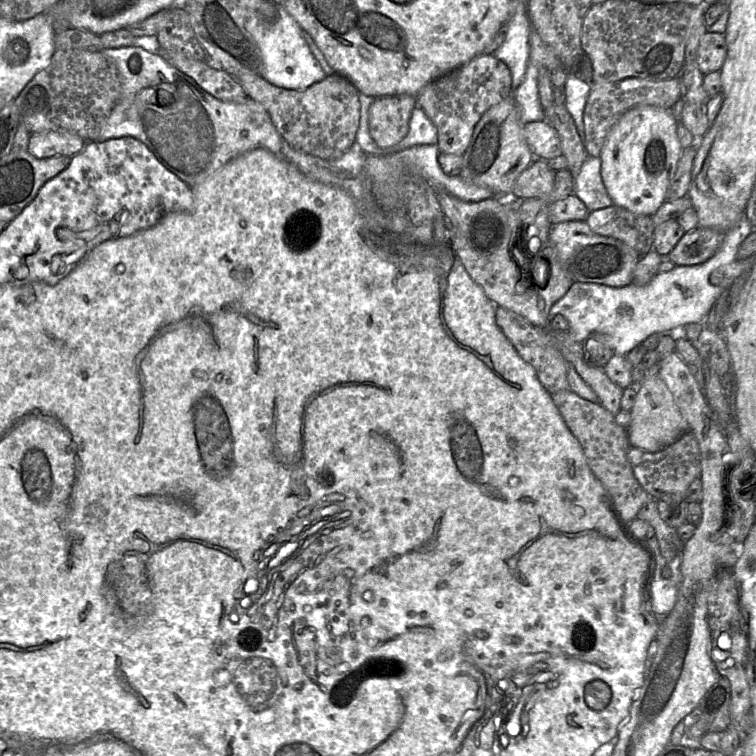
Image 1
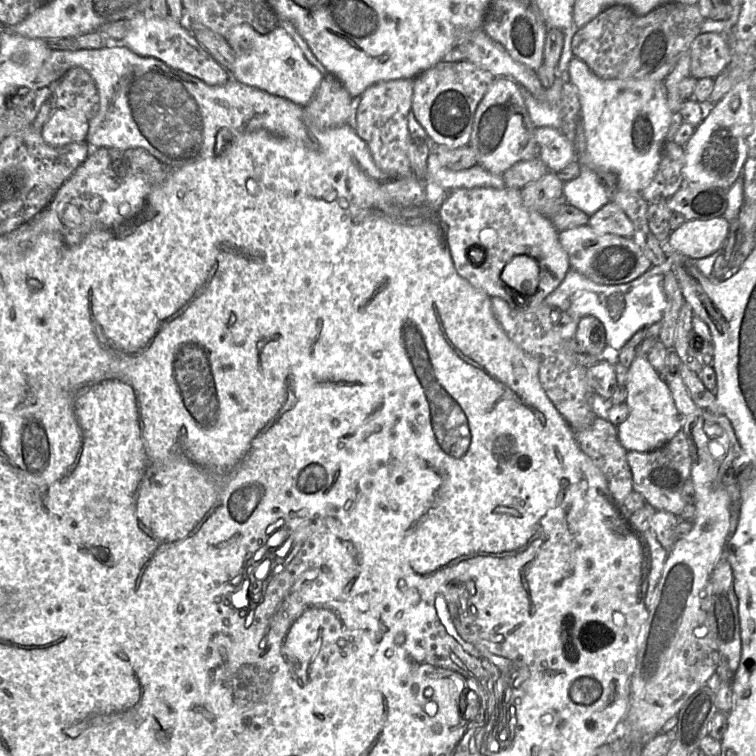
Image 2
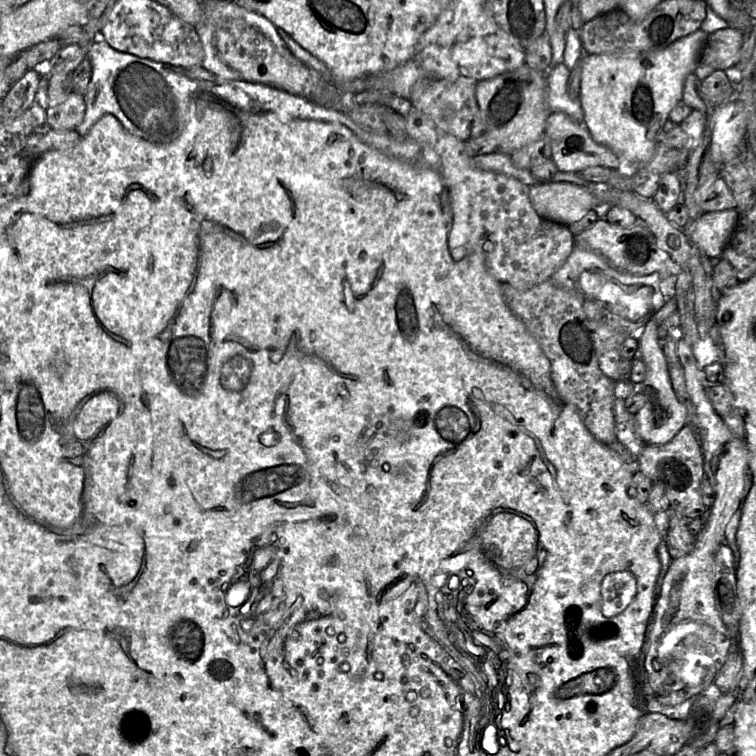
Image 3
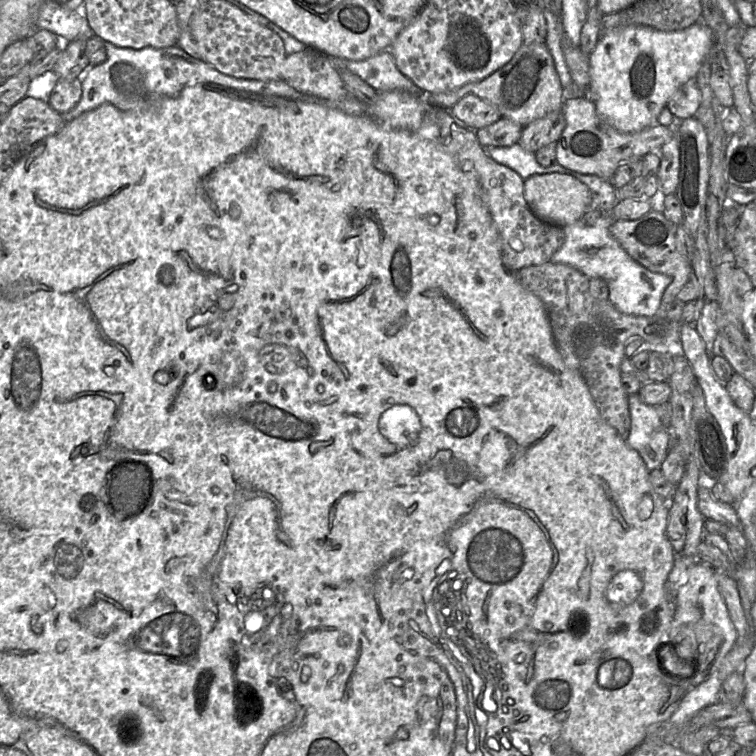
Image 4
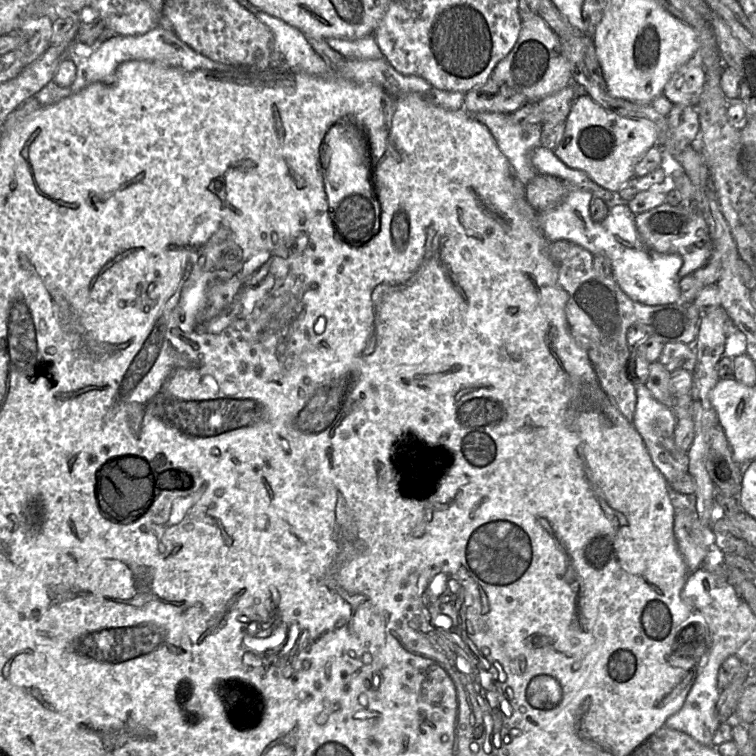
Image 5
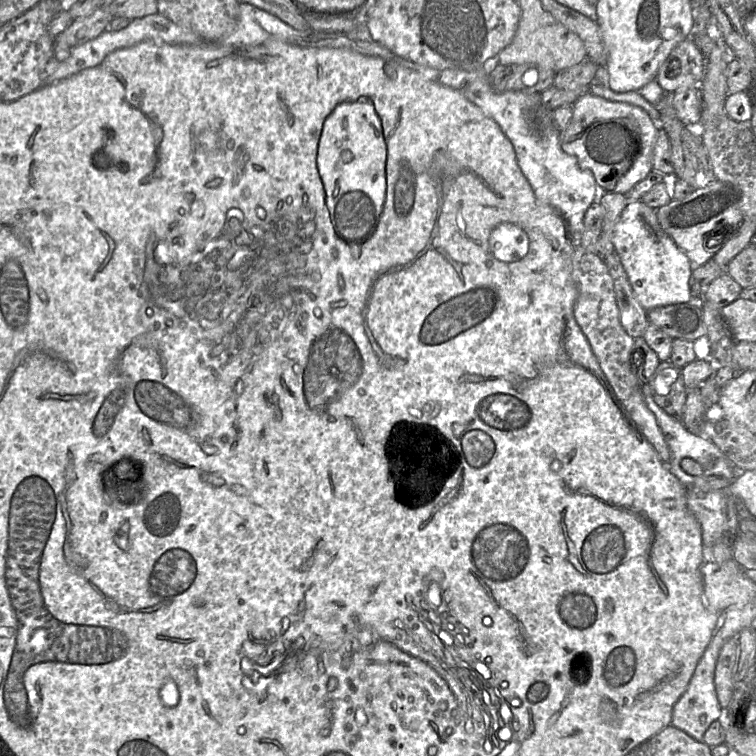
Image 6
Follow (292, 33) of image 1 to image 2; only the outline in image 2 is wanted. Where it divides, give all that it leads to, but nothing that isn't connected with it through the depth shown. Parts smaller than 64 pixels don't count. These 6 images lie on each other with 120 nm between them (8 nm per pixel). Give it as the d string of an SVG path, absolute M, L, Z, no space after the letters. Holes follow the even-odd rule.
M239 24L226 35L235 53L233 66L227 70L230 79L284 97L305 106L318 89L323 75L306 59L302 50L286 30L277 26L269 33L260 33L249 24Z

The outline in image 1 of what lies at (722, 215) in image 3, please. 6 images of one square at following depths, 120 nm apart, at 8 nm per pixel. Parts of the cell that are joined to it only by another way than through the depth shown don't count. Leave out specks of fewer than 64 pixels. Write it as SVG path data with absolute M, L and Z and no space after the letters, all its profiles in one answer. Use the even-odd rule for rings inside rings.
M697 226L684 232L675 247L666 255L675 265L694 265L711 258L721 247L725 233L713 229Z

